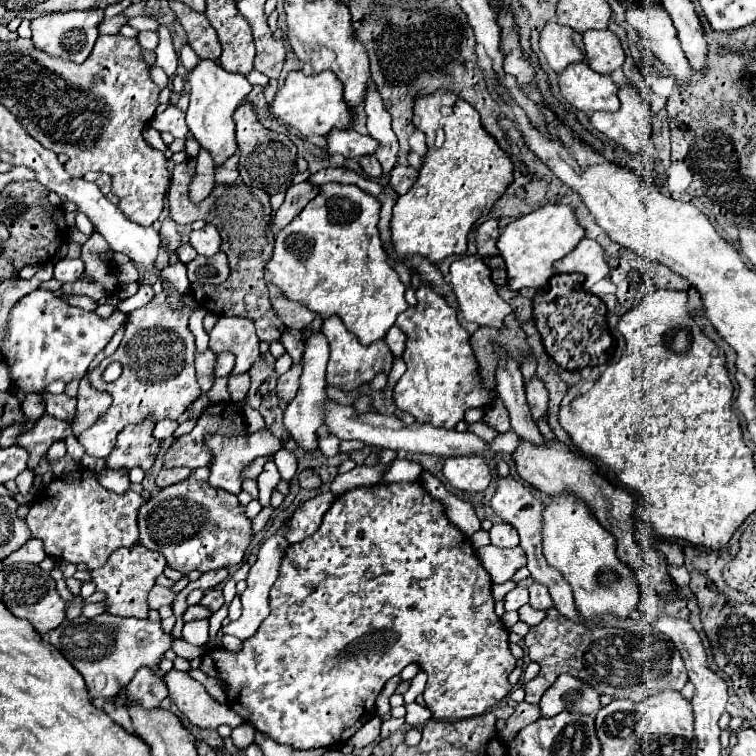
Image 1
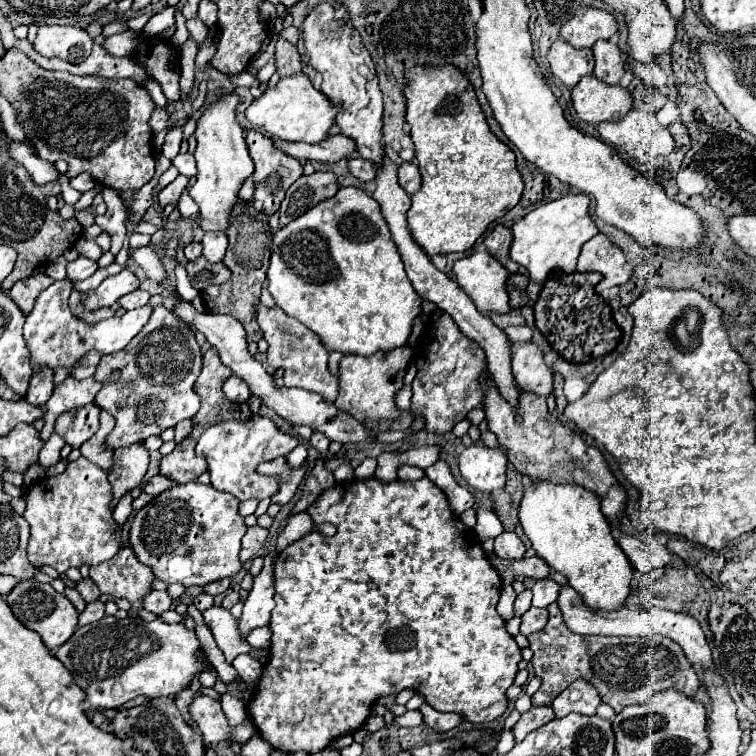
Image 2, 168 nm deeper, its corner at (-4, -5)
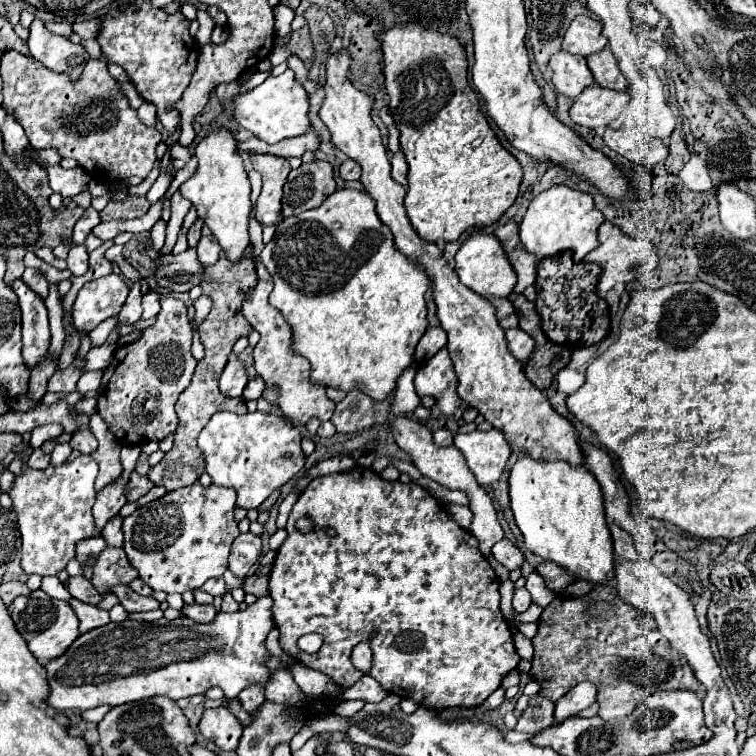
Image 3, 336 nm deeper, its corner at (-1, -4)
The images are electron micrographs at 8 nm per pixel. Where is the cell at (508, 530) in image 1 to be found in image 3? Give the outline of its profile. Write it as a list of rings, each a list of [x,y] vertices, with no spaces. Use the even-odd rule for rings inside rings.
[[[501,539],[499,543],[495,543],[493,555],[495,555],[495,559],[497,559],[505,569],[509,569],[509,571],[519,569],[519,567],[523,565],[523,561],[525,561],[523,553],[521,553],[509,539]]]

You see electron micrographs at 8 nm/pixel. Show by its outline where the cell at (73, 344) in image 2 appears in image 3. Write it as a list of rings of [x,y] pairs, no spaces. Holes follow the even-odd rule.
[[[149,291],[147,295],[143,295],[143,315],[141,319],[151,319],[159,313],[161,303],[159,303],[159,291]]]

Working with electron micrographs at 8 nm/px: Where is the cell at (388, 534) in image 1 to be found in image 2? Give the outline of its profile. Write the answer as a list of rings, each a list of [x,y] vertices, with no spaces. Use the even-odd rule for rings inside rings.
[[[354,478],[326,490],[312,506],[306,508],[306,512],[312,516],[312,520],[318,526],[324,522],[334,524],[336,534],[324,536],[322,532],[312,532],[304,536],[302,540],[294,542],[292,546],[284,548],[282,552],[278,552],[276,556],[276,568],[274,568],[276,608],[272,610],[272,620],[270,620],[272,640],[268,648],[268,662],[262,666],[262,676],[256,684],[258,688],[254,688],[254,694],[248,702],[250,720],[258,728],[260,736],[266,742],[270,742],[272,748],[282,750],[286,754],[300,752],[300,750],[306,754],[314,754],[328,748],[338,736],[360,730],[364,722],[372,716],[372,708],[382,696],[397,695],[406,688],[414,688],[418,694],[422,694],[426,698],[426,703],[430,704],[434,710],[456,712],[466,722],[472,722],[472,724],[492,722],[500,718],[508,706],[506,690],[514,684],[518,662],[522,660],[522,656],[520,656],[520,648],[516,640],[506,632],[504,620],[496,612],[502,580],[498,572],[494,570],[494,566],[490,564],[486,552],[482,550],[474,530],[466,528],[462,520],[458,520],[458,516],[450,510],[450,504],[444,492],[428,478],[420,478],[416,482],[394,480],[390,484],[382,484],[376,478],[368,478],[368,480]]]

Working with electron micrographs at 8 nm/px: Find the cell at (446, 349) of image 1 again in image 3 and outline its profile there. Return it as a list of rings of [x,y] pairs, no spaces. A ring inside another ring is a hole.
[[[445,347],[417,369],[415,391],[417,395],[435,397],[443,415],[451,415],[457,409],[461,403],[457,395],[457,375]]]

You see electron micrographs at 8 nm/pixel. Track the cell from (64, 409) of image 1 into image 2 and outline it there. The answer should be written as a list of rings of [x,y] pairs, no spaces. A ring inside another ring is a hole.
[[[92,402],[82,408],[68,410],[58,416],[54,432],[66,440],[72,448],[80,448],[90,436],[96,434],[98,430],[98,414],[100,408]]]

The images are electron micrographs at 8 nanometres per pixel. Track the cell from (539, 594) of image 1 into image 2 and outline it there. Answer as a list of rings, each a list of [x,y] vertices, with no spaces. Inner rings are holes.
[[[548,578],[536,580],[536,584],[532,586],[532,594],[534,594],[532,606],[536,606],[536,608],[546,608],[548,604],[556,602],[556,598],[558,598],[558,588],[560,588],[560,586],[558,586],[554,580],[548,580]]]

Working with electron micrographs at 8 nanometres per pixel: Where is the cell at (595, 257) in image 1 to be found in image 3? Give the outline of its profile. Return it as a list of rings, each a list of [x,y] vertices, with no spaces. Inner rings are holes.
[[[605,221],[599,227],[599,241],[601,241],[601,245],[597,249],[593,249],[591,253],[587,253],[585,261],[599,263],[603,267],[603,275],[599,281],[599,293],[601,295],[607,293],[609,289],[613,289],[617,283],[631,283],[637,277],[641,277],[643,273],[653,271],[657,267],[657,249],[651,241],[641,239],[641,237],[629,237],[609,221]]]

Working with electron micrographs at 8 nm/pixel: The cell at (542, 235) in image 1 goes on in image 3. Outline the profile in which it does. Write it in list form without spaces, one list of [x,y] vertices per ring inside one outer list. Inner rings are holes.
[[[555,185],[543,193],[539,193],[523,221],[521,221],[521,241],[527,247],[529,253],[535,253],[537,259],[543,257],[551,257],[559,251],[573,251],[573,259],[575,261],[583,261],[583,257],[593,251],[599,245],[597,239],[597,229],[599,225],[605,221],[603,213],[595,207],[593,197],[589,193],[571,189],[567,185]]]

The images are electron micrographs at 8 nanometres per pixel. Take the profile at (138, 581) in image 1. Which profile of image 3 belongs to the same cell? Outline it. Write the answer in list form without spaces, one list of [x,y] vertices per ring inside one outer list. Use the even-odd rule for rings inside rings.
[[[107,547],[95,567],[93,567],[93,579],[91,583],[95,585],[95,589],[105,595],[109,591],[109,587],[113,585],[129,585],[133,579],[137,579],[137,571],[131,567],[131,563],[127,561],[127,555],[123,549],[115,549],[115,547]]]

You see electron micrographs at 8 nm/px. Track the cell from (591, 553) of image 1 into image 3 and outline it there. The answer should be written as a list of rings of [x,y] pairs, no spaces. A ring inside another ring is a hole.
[[[527,453],[517,459],[509,471],[509,495],[515,523],[523,533],[525,547],[545,561],[555,561],[577,579],[585,579],[597,585],[607,583],[607,575],[613,571],[613,539],[605,523],[601,485],[585,465],[571,465],[567,461],[535,461]]]

